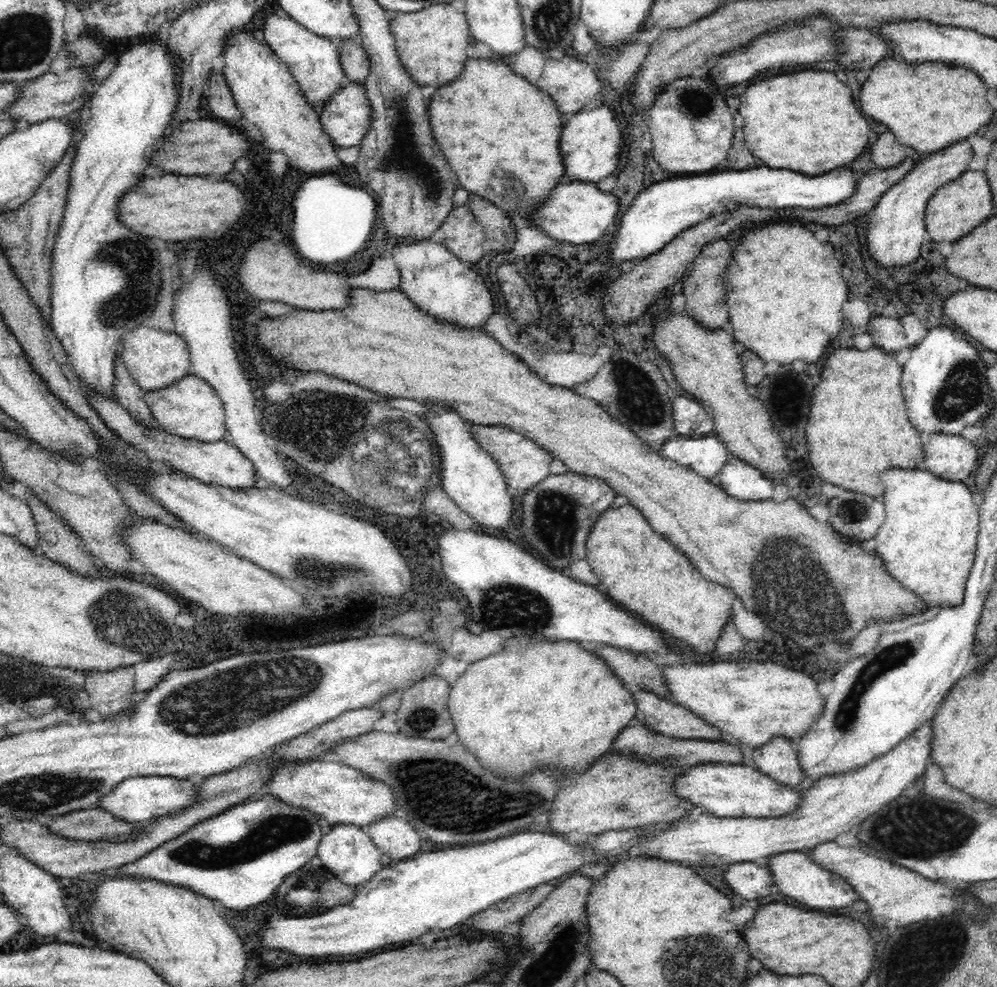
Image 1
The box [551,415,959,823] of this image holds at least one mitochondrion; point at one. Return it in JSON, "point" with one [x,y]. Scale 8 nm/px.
{"point":[775,575]}

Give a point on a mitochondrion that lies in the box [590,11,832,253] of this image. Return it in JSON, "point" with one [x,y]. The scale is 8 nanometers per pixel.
{"point":[692,99]}

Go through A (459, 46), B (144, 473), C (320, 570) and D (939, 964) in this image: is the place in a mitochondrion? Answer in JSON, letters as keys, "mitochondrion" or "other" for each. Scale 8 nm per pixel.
{"A":"other","B":"other","C":"mitochondrion","D":"mitochondrion"}

